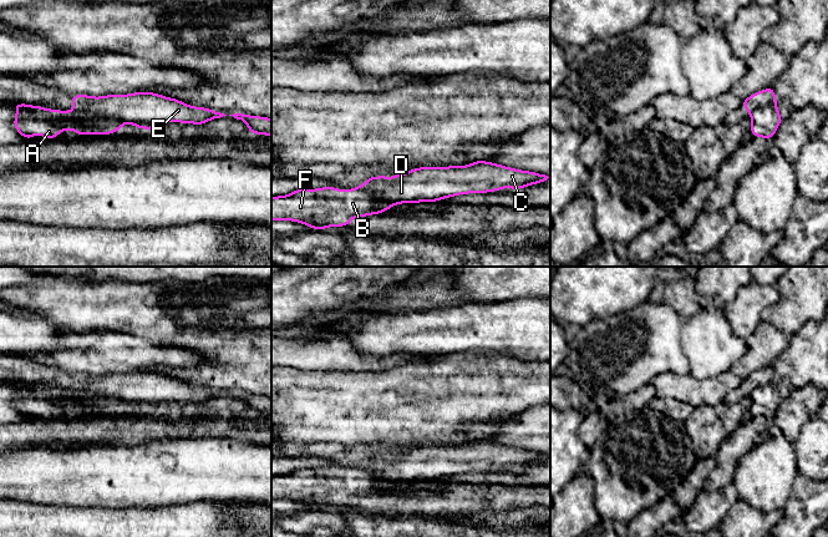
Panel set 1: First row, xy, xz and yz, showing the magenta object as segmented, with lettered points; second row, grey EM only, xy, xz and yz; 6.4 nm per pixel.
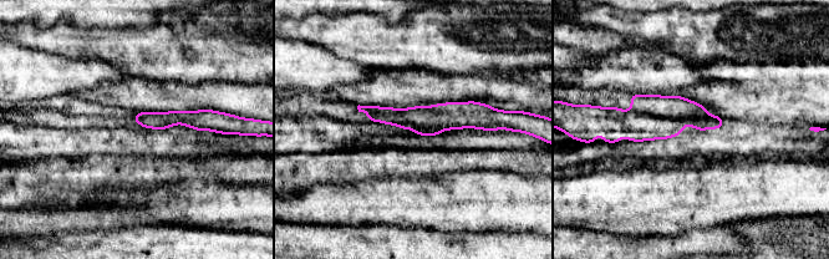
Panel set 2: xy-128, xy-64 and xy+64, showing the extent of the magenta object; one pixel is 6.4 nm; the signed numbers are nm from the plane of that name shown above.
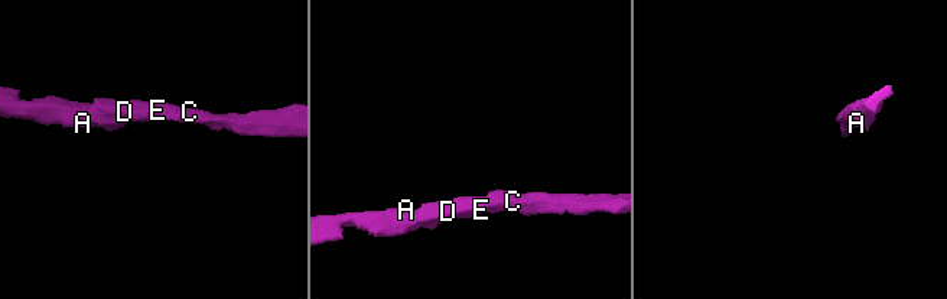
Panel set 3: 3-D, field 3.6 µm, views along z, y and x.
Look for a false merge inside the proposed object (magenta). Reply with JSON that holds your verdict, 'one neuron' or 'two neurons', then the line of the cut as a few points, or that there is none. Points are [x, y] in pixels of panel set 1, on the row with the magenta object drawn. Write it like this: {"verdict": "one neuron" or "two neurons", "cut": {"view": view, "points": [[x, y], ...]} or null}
{"verdict": "two neurons", "cut": {"view": "xy", "points": [[74, 109], [110, 118], [120, 127]]}}

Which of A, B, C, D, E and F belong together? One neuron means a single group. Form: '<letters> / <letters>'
A B F / C D E

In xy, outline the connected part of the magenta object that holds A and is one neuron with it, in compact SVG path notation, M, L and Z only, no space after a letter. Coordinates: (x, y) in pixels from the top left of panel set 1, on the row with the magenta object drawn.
M26 103L12 105L16 108L14 127L24 138L35 138L39 132L42 138L52 140L65 130L73 130L75 135L112 135L120 130L115 121L98 117L91 113L77 111L59 111L56 108L47 110L41 106L31 106Z

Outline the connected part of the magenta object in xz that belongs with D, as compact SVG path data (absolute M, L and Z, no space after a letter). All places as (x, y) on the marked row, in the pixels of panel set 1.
M487 161L468 166L420 167L393 177L369 177L356 189L371 191L391 206L437 202L468 193L496 192L503 188L522 189L549 177Z

